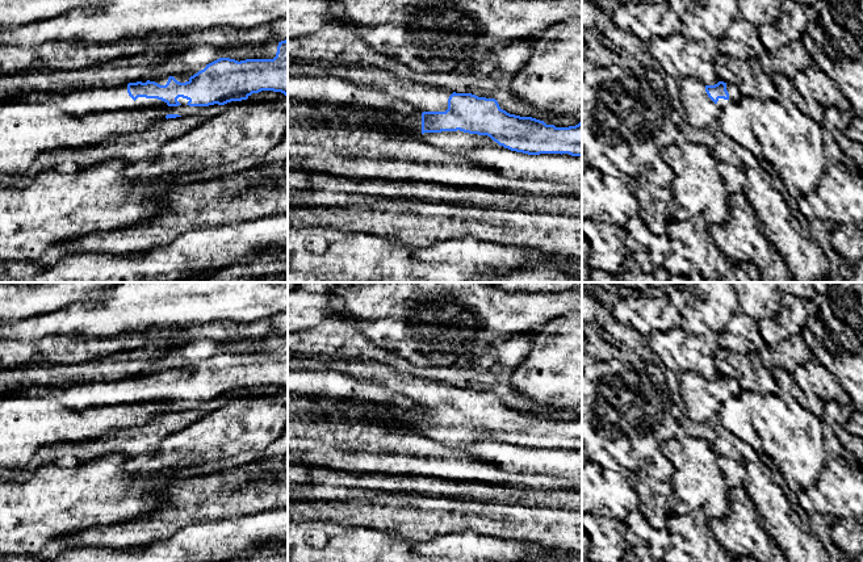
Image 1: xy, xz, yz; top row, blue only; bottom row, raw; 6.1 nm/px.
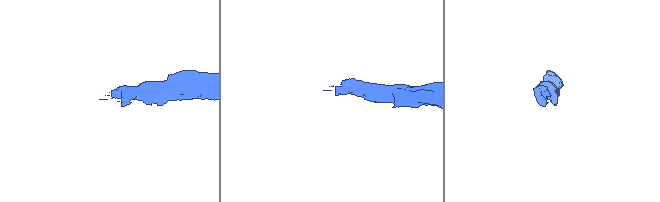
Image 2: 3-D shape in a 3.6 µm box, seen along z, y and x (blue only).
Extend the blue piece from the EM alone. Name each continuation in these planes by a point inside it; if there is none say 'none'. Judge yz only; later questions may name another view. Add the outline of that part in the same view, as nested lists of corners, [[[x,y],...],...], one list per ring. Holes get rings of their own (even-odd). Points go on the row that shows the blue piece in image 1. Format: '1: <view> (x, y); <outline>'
1: yz (700, 110); [[[679,76],[678,87],[688,123],[709,131],[719,129],[720,108],[708,97],[705,84],[694,77]]]

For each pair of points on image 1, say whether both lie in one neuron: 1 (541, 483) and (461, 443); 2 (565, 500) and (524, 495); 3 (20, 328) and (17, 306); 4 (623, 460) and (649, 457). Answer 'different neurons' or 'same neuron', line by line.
1: different neurons
2: same neuron
3: different neurons
4: same neuron

